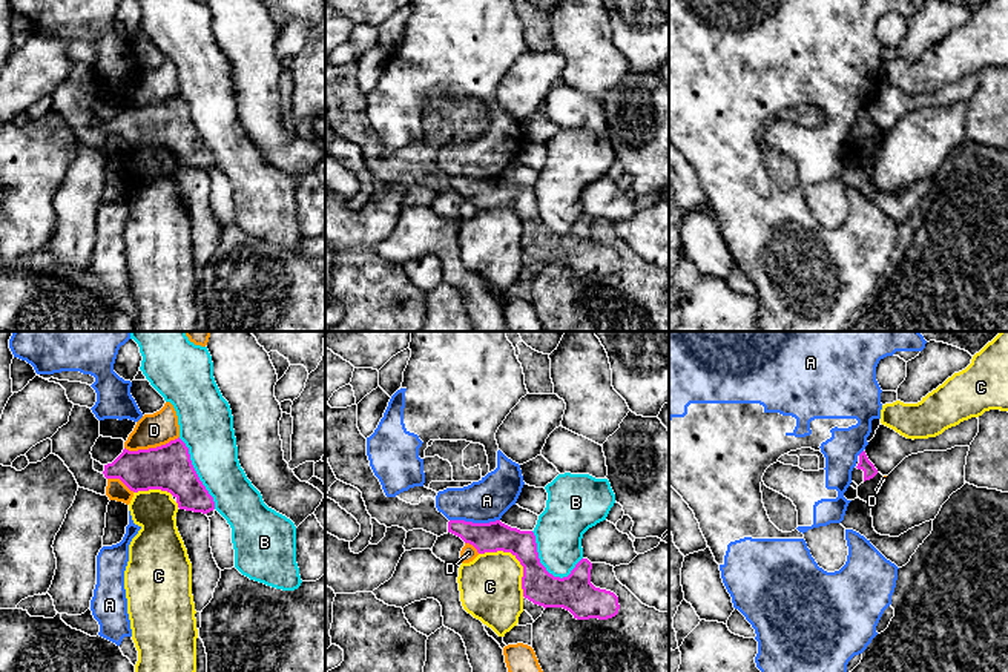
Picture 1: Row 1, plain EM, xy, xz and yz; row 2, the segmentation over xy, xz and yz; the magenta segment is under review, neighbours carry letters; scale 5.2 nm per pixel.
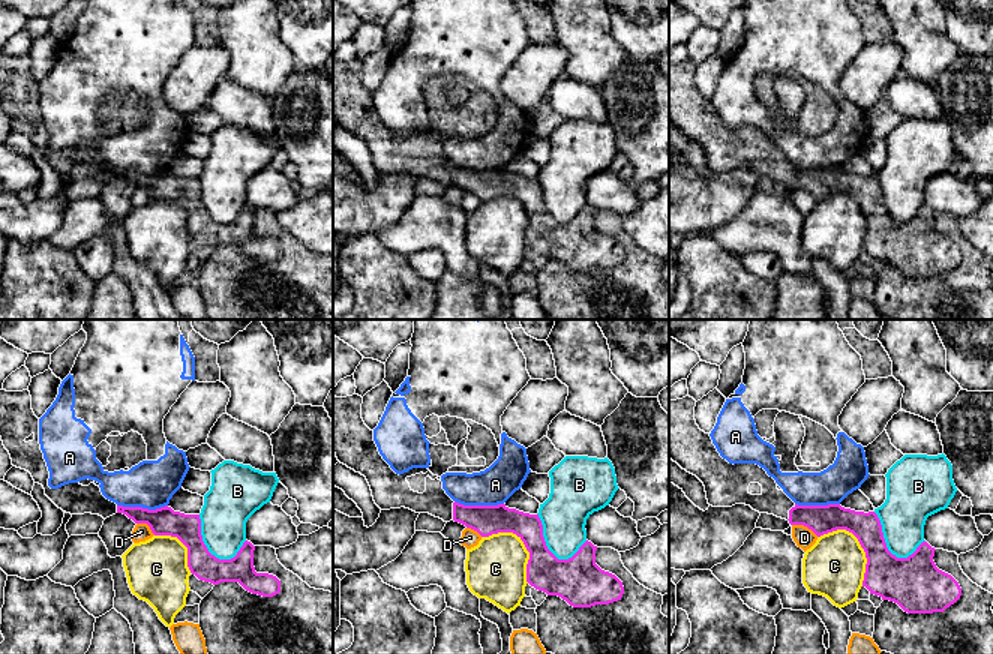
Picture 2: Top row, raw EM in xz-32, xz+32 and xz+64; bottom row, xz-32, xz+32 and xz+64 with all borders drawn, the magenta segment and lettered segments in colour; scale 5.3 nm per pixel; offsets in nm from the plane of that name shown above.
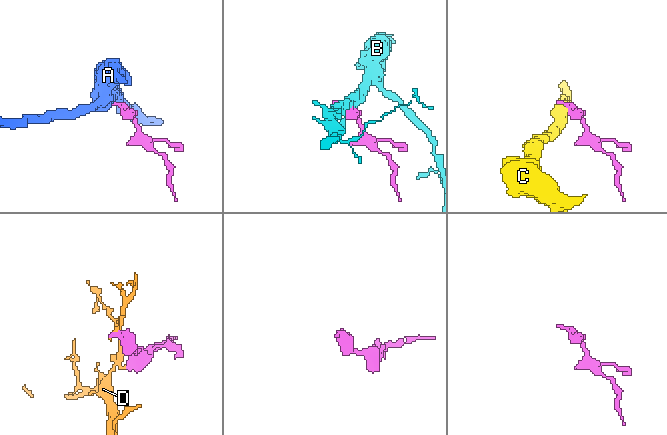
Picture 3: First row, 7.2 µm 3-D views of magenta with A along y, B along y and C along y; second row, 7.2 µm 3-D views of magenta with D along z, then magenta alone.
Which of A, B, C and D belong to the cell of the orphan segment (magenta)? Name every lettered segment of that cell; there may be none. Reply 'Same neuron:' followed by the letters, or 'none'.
Same neuron: none

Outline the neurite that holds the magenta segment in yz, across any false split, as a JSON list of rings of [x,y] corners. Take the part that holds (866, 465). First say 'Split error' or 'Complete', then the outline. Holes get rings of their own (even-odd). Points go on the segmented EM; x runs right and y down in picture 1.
Split error. [[[862,451],[858,456],[856,466],[852,471],[852,482],[855,482],[858,486],[864,483],[865,480],[873,479],[878,474],[878,469],[875,465],[868,460],[865,451]]]

